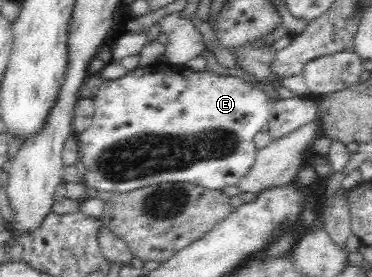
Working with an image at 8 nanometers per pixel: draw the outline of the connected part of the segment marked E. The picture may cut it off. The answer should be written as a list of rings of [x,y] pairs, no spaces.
[[[154,62],[144,67],[140,66],[132,71],[128,71],[124,76],[117,80],[106,80],[96,90],[94,103],[93,123],[89,129],[84,132],[76,133],[81,153],[81,162],[86,169],[83,176],[83,183],[88,188],[94,188],[97,191],[105,190],[117,193],[124,193],[135,190],[136,188],[145,188],[161,182],[177,182],[199,184],[209,190],[223,190],[227,186],[237,186],[249,174],[255,163],[258,147],[255,145],[254,138],[259,132],[262,132],[263,126],[268,124],[273,116],[274,103],[276,100],[269,98],[261,87],[250,82],[243,81],[239,76],[217,75],[204,69],[195,72],[193,69],[175,65],[169,62]]]

